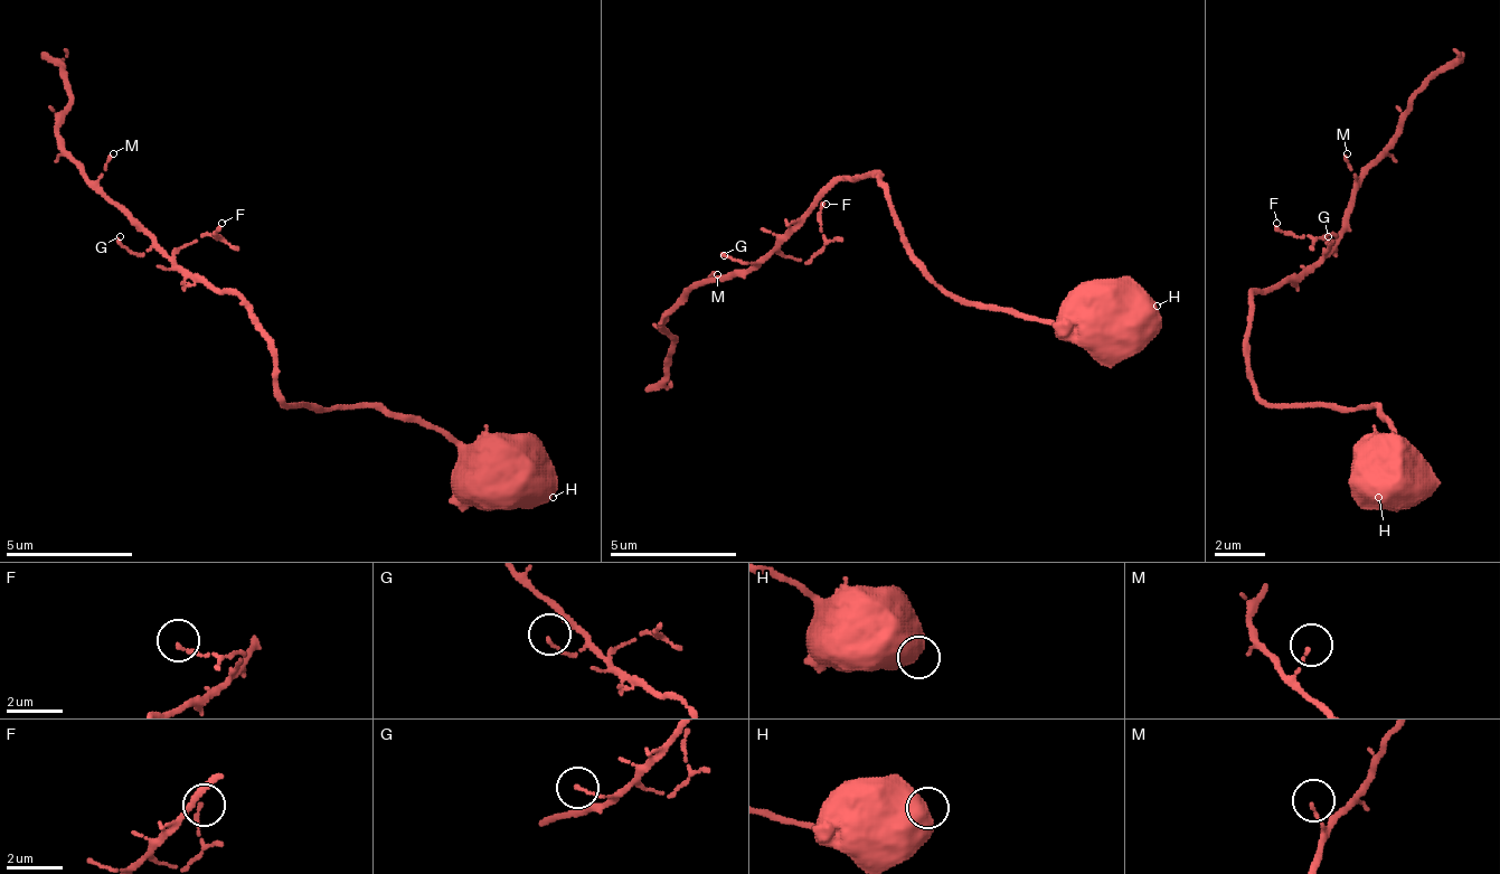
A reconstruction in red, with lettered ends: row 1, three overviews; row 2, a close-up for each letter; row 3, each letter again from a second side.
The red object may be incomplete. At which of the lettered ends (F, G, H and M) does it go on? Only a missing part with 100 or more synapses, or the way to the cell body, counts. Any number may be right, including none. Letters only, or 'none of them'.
none of them

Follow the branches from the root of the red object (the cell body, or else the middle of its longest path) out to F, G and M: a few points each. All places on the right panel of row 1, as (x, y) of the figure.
F: (1251, 338), (1251, 300), (1295, 281), (1333, 242), (1333, 236), (1290, 236), (1276, 223)
G: (1251, 338), (1251, 300), (1276, 287), (1290, 287), (1321, 255), (1333, 248), (1333, 255), (1328, 236)
M: (1251, 338), (1251, 300), (1295, 281), (1333, 242), (1340, 217), (1354, 198), (1347, 153)

